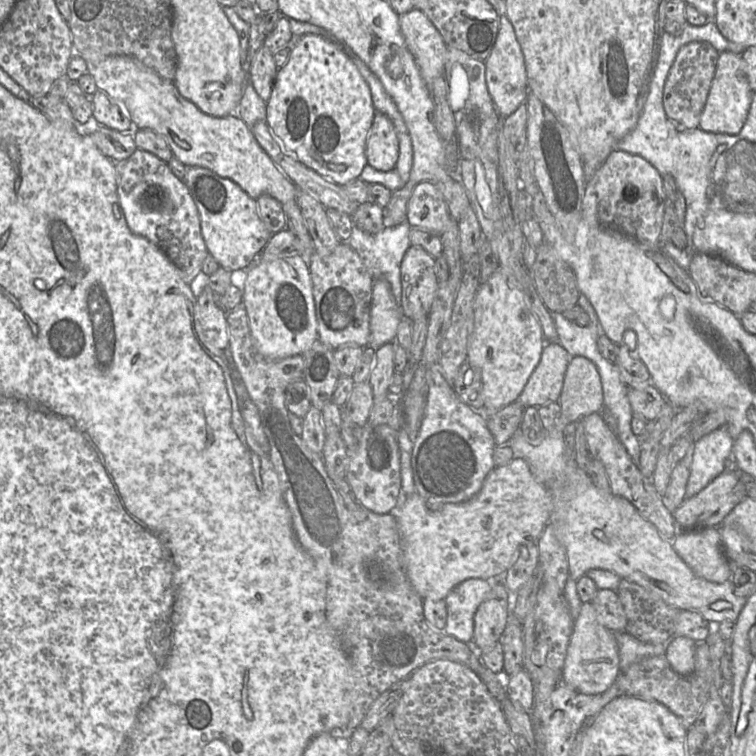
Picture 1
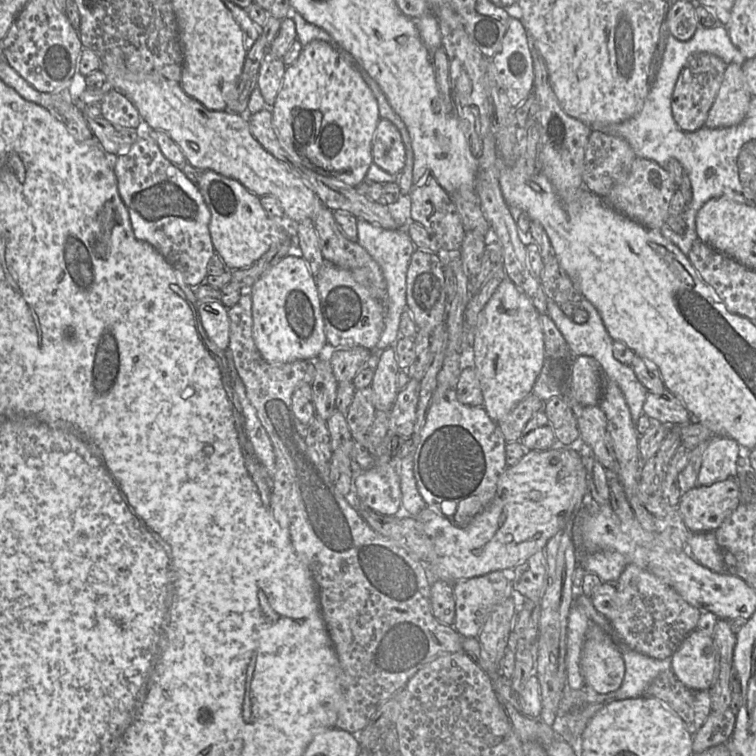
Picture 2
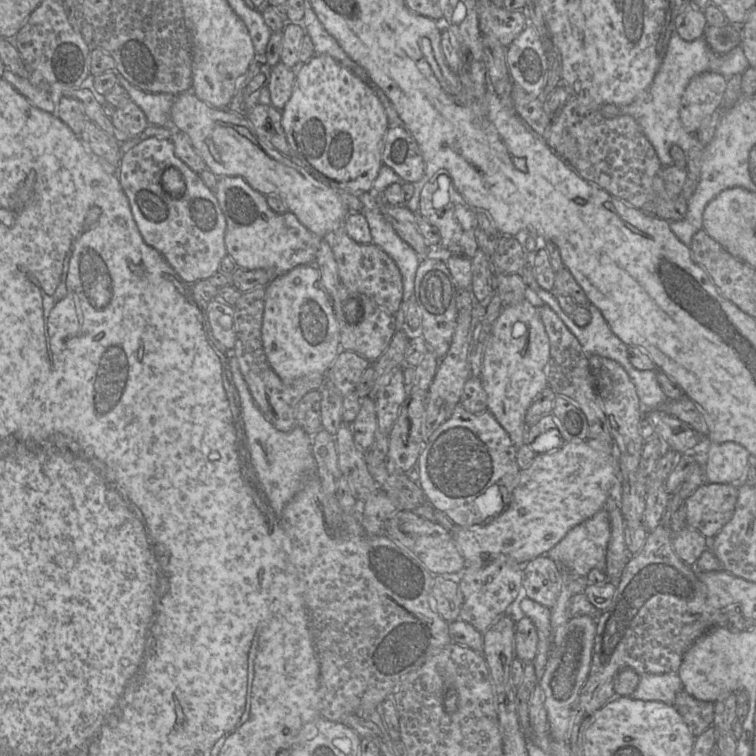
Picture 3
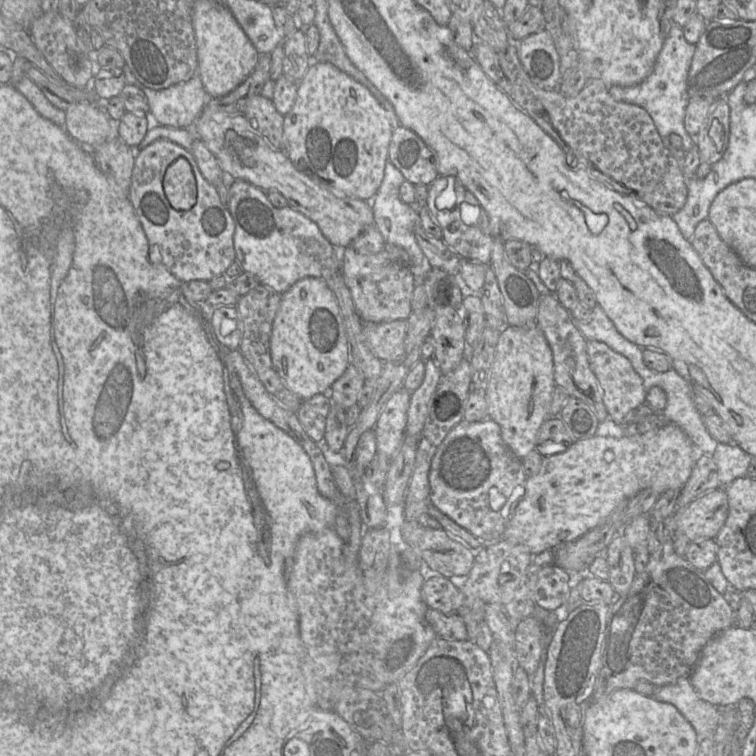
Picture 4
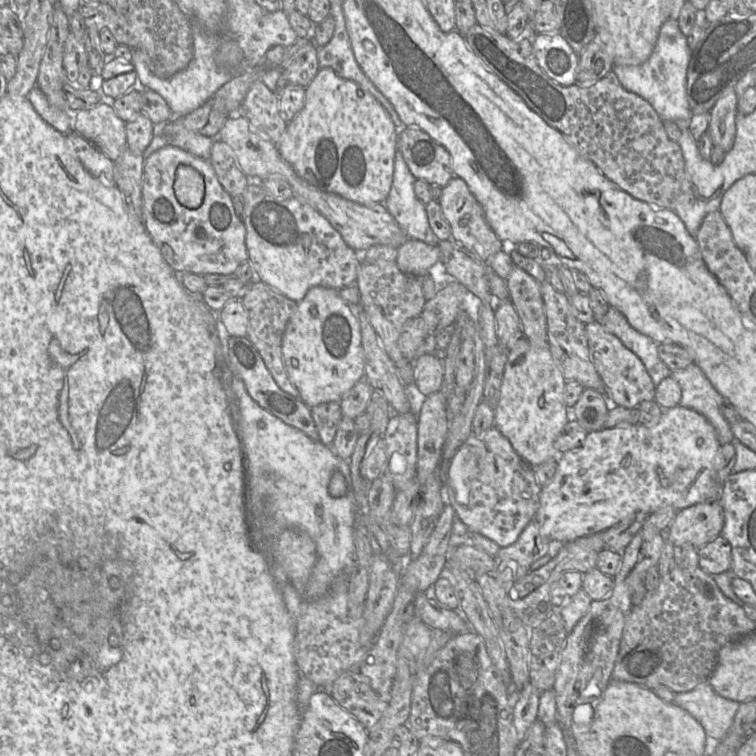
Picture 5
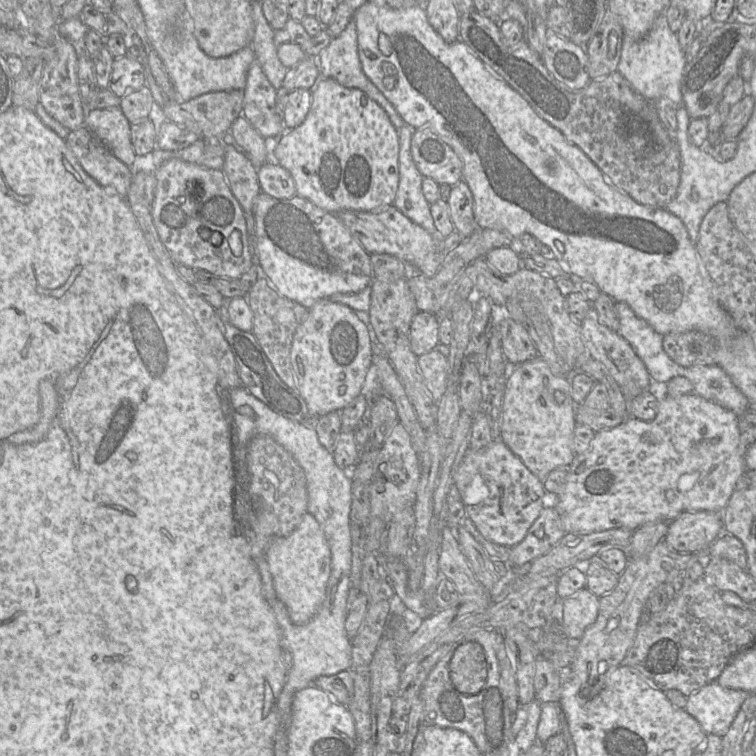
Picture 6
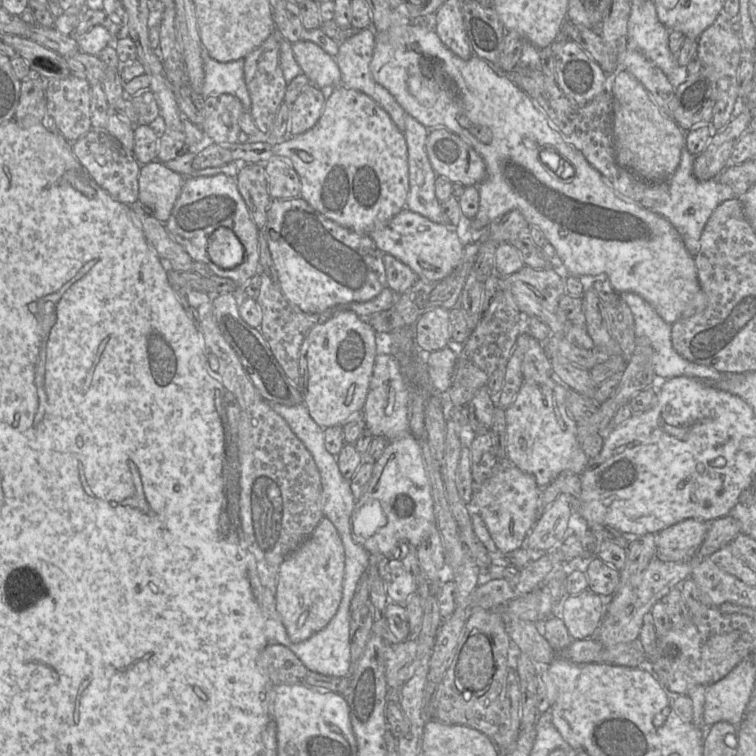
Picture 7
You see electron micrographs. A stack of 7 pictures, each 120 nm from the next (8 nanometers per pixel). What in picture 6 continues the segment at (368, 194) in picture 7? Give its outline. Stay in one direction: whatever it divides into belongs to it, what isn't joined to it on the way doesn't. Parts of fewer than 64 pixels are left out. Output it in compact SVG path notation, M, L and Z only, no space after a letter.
M321 78L312 90L312 101L310 110L301 125L287 130L282 134L278 145L271 155L271 160L276 161L286 169L294 179L296 185L296 195L306 198L323 210L337 214L343 210L375 211L393 205L399 186L399 138L398 131L390 121L384 109L365 92L347 88L330 78Z

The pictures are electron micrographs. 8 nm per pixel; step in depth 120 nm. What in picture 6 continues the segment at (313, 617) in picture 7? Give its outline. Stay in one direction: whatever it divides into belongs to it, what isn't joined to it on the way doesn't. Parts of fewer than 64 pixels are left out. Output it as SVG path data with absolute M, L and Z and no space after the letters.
M305 513L290 534L271 540L266 548L266 561L276 596L286 608L291 621L295 625L307 624L325 599L331 574L330 547L315 517Z

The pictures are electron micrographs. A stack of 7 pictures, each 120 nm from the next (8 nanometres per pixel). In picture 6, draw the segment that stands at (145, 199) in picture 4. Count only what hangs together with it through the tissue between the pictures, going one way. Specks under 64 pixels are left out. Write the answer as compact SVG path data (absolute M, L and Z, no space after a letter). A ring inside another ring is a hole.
M172 158L155 171L155 177L151 214L160 240L174 263L193 270L206 270L222 278L240 279L253 265L252 254L245 212L231 192L224 172ZM193 182L201 187L198 195L191 194L188 189L188 183ZM201 228L221 233L222 243L215 246L210 240L203 239L199 234ZM234 230L241 234L243 250L240 256L235 256L229 246L229 236Z

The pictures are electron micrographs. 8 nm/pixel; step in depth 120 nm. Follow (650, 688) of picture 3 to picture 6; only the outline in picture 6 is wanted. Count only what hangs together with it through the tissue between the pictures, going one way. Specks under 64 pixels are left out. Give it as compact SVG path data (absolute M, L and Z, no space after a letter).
M715 681L688 696L685 710L699 722L706 734L724 737L749 695L750 693L744 690L724 688Z

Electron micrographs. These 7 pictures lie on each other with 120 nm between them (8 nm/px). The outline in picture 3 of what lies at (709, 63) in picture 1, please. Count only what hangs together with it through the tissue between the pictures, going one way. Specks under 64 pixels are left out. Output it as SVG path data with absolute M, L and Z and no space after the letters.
M702 72L690 80L680 104L680 120L686 132L696 134L702 121L719 109L727 80L713 72Z

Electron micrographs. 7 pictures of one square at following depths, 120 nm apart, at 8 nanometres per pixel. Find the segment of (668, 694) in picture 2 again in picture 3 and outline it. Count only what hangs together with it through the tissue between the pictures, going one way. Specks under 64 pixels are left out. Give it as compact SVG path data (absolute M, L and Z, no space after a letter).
M686 690L677 693L674 705L695 737L713 726L714 703L699 700Z

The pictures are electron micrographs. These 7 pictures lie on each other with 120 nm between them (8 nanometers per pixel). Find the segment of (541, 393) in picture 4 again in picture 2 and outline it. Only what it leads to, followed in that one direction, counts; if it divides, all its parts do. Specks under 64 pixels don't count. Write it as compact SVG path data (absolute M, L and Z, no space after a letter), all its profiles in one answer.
M505 277L478 316L471 351L471 364L475 367L480 381L483 407L493 421L500 421L520 401L532 394L544 362L545 342L540 314L529 297Z

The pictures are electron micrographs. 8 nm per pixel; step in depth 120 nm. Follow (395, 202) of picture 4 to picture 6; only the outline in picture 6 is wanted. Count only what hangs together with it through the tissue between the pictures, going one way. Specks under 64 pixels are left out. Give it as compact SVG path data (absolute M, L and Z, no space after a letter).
M405 124L398 131L399 186L393 206L430 234L438 235L430 211L431 204L427 202L422 191L424 177L411 155L411 139L415 130L417 129Z

